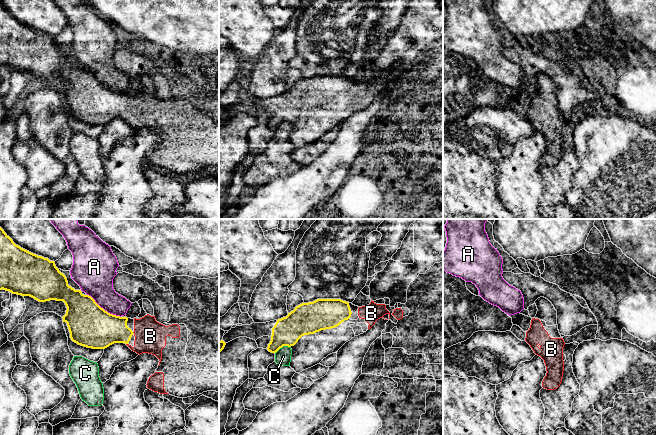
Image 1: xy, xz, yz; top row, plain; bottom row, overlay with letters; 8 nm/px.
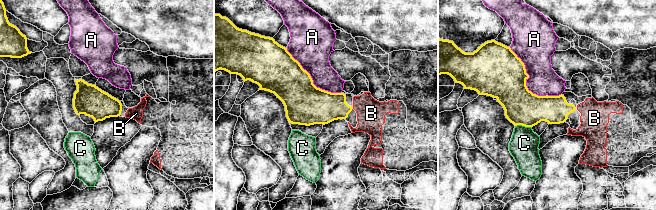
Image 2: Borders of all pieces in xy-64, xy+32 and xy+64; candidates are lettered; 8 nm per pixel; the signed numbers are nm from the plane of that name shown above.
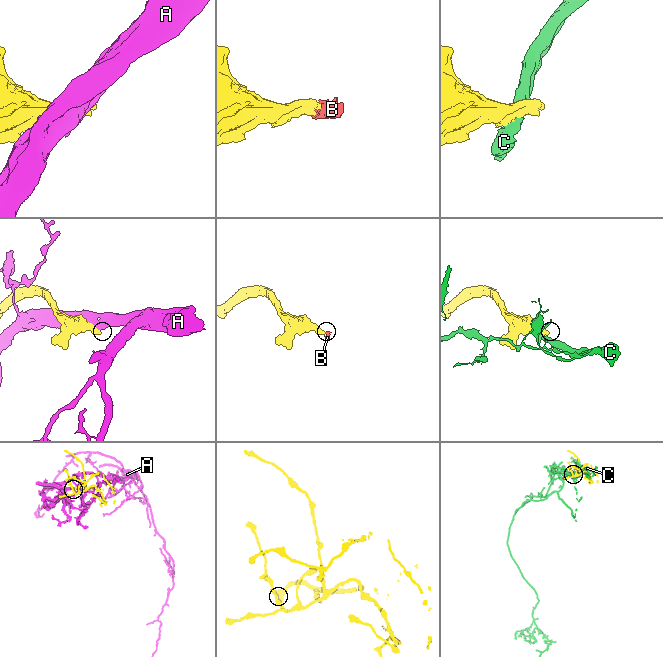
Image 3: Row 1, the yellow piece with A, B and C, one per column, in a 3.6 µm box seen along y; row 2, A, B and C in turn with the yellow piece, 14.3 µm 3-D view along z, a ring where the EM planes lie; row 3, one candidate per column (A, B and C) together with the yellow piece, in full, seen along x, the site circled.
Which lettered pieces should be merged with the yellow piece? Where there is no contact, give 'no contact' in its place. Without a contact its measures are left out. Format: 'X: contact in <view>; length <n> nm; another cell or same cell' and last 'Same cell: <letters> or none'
A: contact in xy; length 320 nm; another cell
B: no contact; same cell
C: contact in xz; length 140 nm; another cell
Same cell: B

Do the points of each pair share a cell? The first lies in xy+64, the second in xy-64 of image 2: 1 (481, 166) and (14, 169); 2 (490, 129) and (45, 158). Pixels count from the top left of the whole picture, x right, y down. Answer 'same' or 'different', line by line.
1: different
2: different

